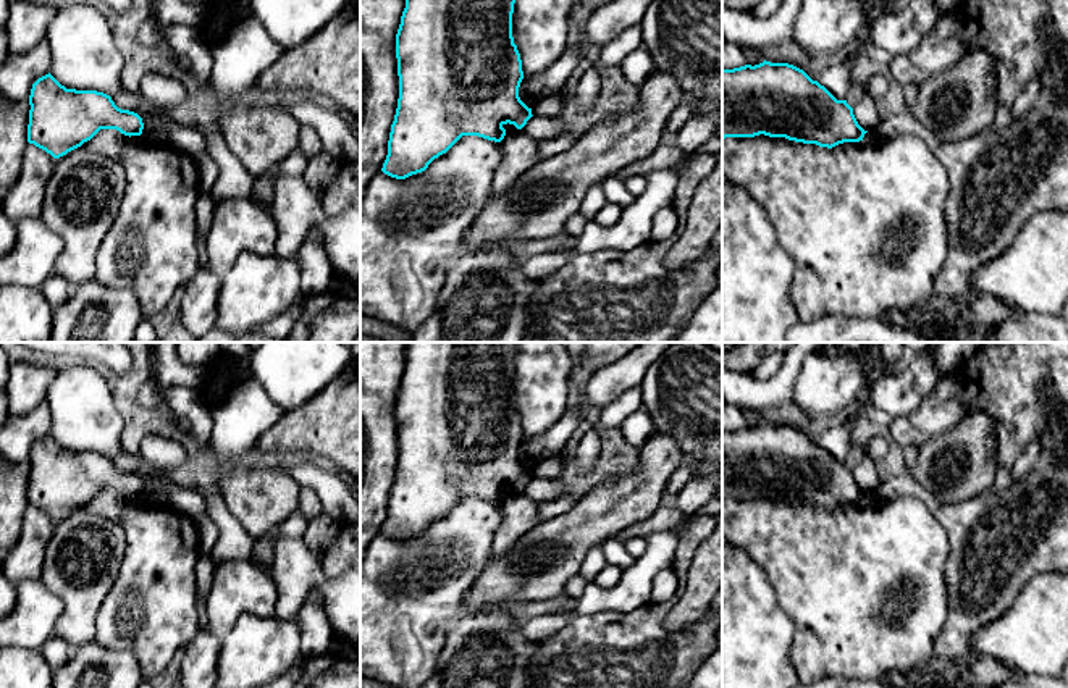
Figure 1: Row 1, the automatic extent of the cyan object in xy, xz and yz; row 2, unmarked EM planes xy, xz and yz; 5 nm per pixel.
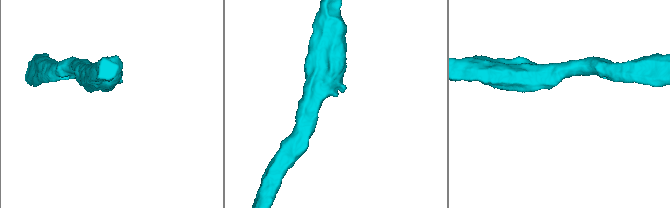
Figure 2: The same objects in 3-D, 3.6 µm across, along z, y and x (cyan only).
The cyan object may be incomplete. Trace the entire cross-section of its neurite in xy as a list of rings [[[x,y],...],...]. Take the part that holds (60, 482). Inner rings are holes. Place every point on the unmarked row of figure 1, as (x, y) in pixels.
[[[50,434],[39,439],[29,457],[27,504],[53,520],[90,502],[100,491],[116,491],[124,497],[141,497],[142,480],[115,467],[97,452],[61,447]]]

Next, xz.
[[[409,342],[406,370],[396,396],[399,460],[381,533],[396,541],[422,535],[462,497],[501,504],[504,486],[522,491],[533,478],[519,459],[522,422],[512,399],[512,375],[519,342]]]

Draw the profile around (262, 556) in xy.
[[[265,535],[254,539],[254,551],[249,557],[257,567],[268,572],[273,562],[273,535]]]

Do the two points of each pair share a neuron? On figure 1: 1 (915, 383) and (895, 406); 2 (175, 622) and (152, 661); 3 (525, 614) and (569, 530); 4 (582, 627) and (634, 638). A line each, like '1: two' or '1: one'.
1: one
2: one
3: two
4: one

